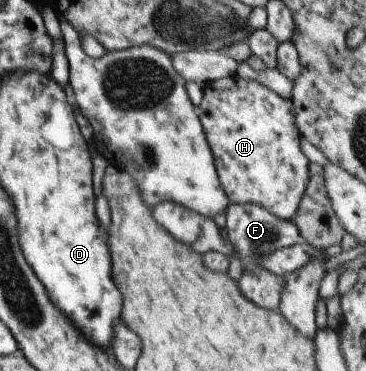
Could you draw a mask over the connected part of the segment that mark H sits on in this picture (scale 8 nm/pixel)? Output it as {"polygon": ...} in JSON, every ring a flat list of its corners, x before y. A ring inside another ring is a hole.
{"polygon":[[237,75,207,81,201,86,198,119,224,195,230,204,256,204,275,217,290,220,304,193,309,173,308,160,300,150,299,131,295,126,290,98,284,98,262,86,256,80,245,80]]}

